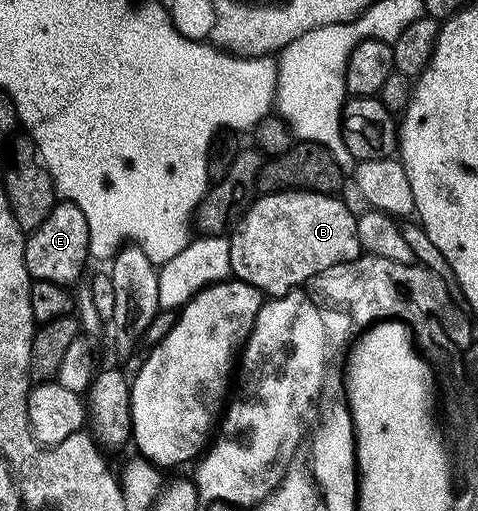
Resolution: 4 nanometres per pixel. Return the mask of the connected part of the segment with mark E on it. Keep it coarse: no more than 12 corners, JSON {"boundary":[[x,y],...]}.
{"boundary":[[56,202],[27,232],[35,281],[79,284],[90,263],[86,212]]}

